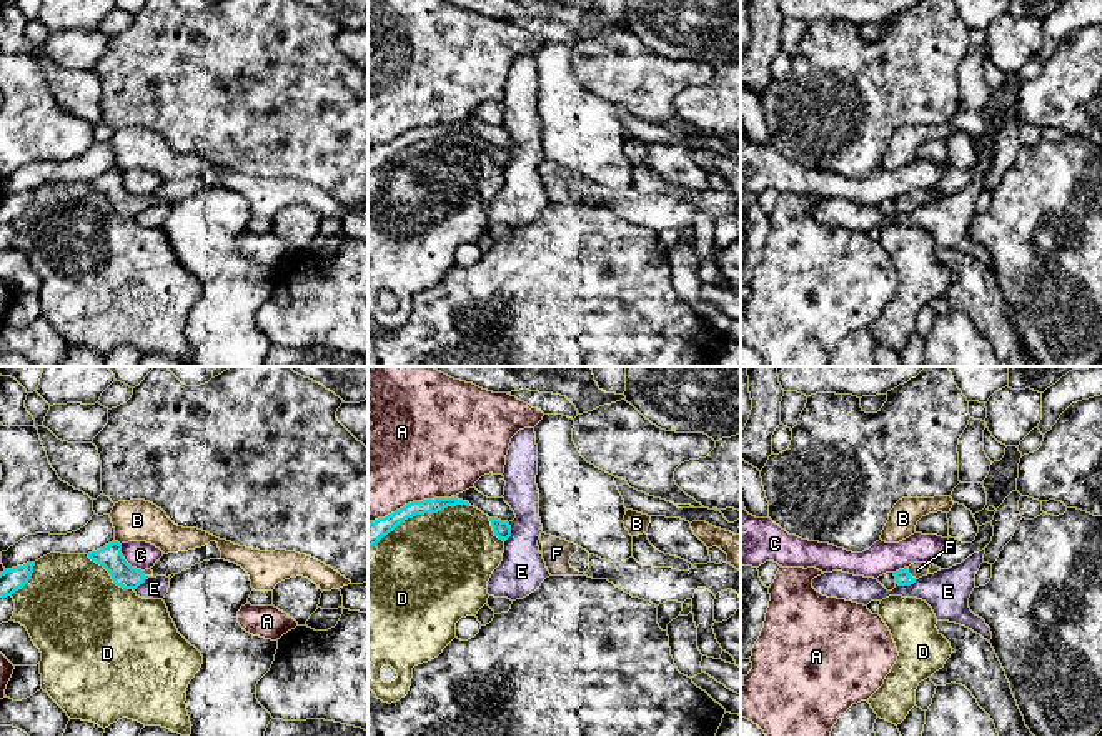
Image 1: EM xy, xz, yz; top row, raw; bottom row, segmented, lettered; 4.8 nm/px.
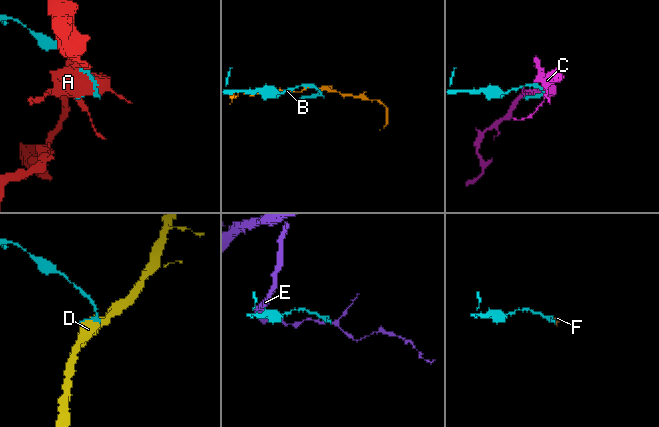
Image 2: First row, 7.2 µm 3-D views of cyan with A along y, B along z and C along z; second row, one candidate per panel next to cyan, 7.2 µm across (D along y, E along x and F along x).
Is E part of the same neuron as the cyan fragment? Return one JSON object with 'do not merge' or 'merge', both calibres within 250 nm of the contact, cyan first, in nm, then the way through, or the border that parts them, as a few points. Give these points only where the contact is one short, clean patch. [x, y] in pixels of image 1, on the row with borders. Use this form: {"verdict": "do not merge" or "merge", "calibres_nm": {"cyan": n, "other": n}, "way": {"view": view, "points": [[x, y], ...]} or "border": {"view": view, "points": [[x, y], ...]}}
{"verdict": "do not merge", "calibres_nm": {"cyan": 80, "other": 220}, "border": {"view": "yz", "points": [[916, 580], [909, 585], [896, 585]]}}

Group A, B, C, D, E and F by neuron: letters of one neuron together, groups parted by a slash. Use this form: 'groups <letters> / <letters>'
groups A / B / C / D / E / F

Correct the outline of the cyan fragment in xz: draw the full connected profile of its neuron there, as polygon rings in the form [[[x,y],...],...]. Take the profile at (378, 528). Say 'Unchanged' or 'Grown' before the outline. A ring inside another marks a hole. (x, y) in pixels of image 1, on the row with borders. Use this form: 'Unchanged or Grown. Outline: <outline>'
Unchanged. Outline: [[[434,498],[413,501],[396,510],[395,513],[378,518],[368,523],[368,550],[376,545],[383,536],[393,531],[401,521],[424,513],[438,513],[448,506],[469,505],[468,501],[458,498]]]

